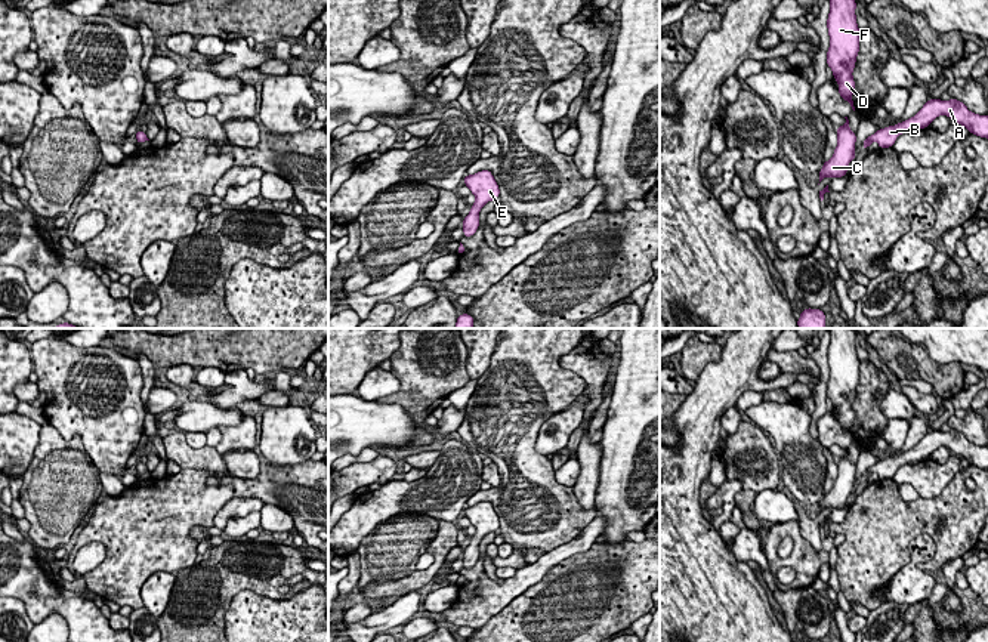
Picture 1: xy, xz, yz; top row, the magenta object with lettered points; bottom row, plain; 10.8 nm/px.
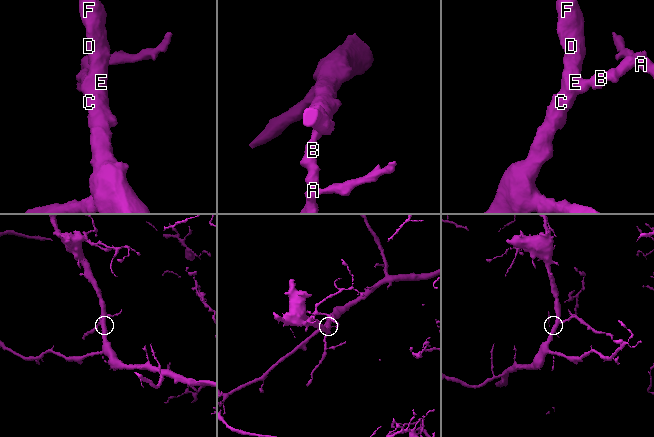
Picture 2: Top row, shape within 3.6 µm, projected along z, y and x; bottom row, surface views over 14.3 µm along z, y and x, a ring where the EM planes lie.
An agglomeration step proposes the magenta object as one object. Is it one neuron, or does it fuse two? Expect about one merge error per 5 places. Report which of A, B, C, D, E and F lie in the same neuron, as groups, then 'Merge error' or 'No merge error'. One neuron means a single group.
Groups: A B C D E F. No merge error

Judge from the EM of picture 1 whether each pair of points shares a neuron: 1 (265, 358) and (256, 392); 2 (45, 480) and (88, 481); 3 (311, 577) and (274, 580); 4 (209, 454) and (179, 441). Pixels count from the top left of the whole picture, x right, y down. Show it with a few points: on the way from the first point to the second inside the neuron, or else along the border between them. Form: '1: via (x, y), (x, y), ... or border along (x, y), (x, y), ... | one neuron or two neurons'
1: border along (280, 370), (271, 374) | two neurons
2: via (55, 481), (77, 481) | one neuron
3: via (302, 570), (283, 571) | one neuron
4: via (201, 454), (191, 454), (185, 448) | one neuron

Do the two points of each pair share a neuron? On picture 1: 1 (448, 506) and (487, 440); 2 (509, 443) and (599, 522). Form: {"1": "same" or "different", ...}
{"1": "different", "2": "different"}

